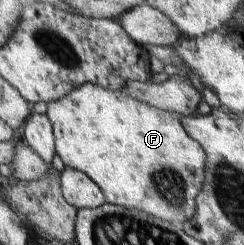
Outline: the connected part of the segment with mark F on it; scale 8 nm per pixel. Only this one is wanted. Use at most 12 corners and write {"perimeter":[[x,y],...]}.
{"perimeter":[[83,85],[57,153],[108,202],[196,215],[209,155],[186,115]]}

